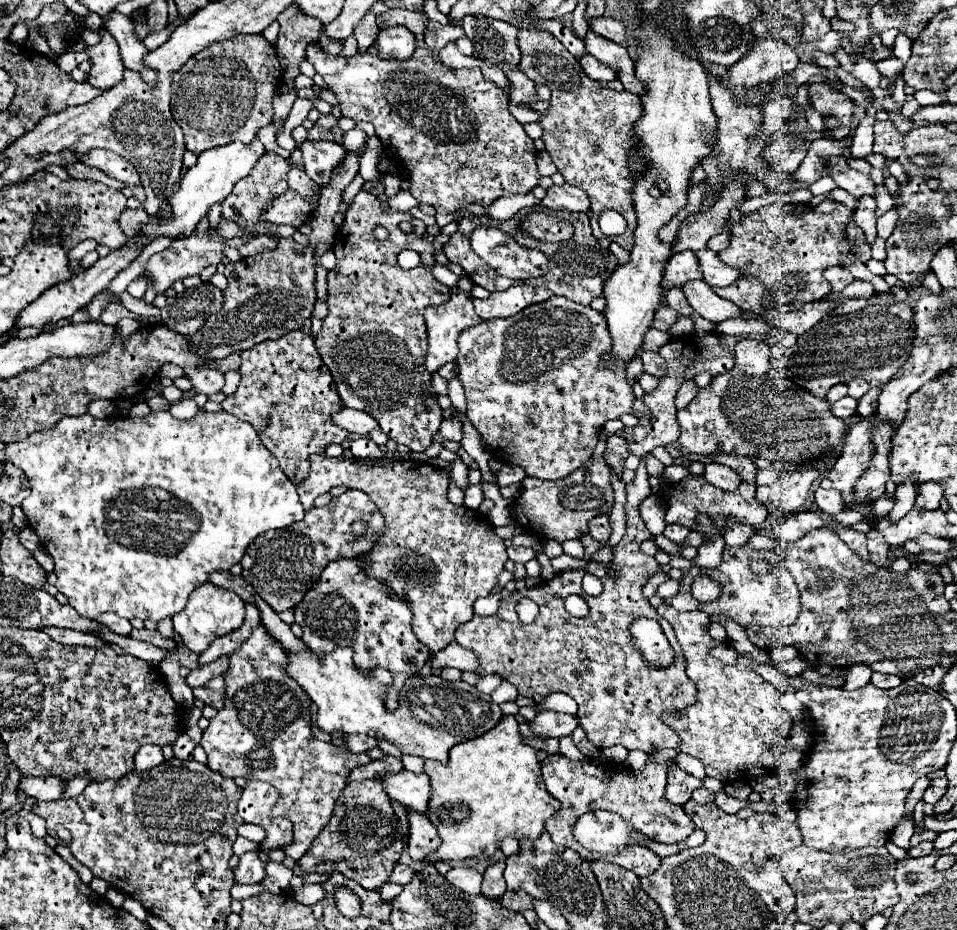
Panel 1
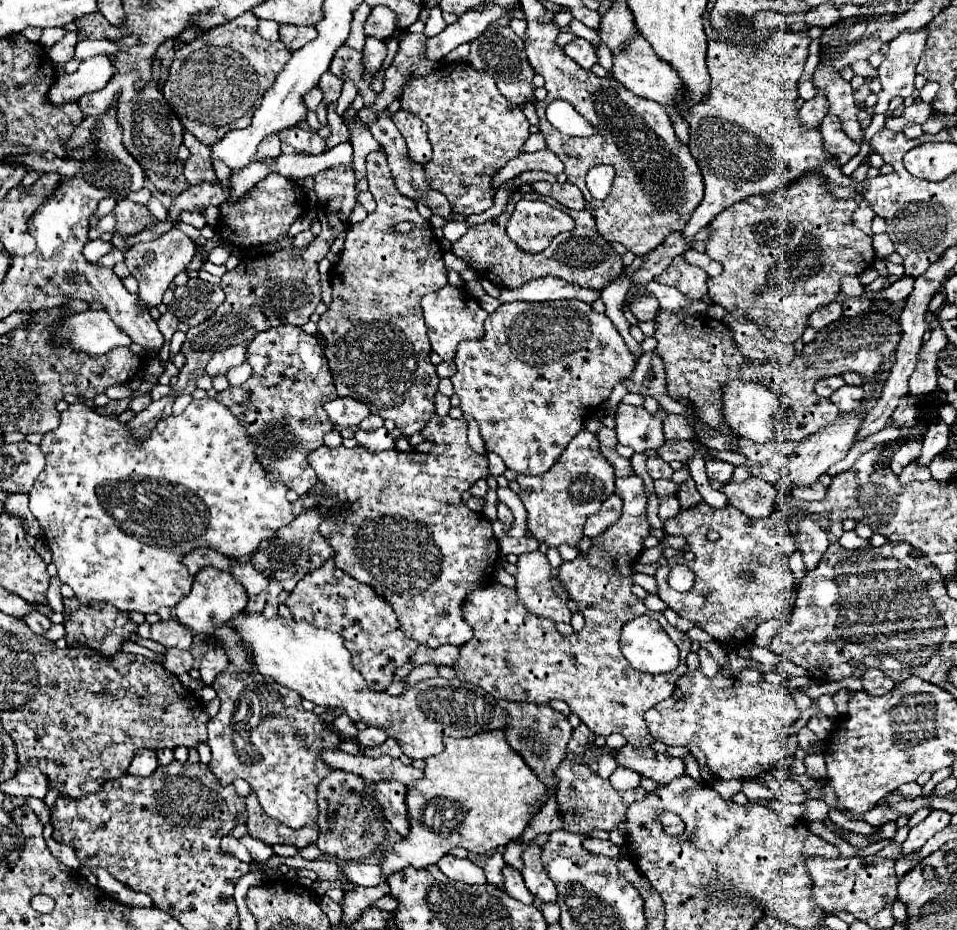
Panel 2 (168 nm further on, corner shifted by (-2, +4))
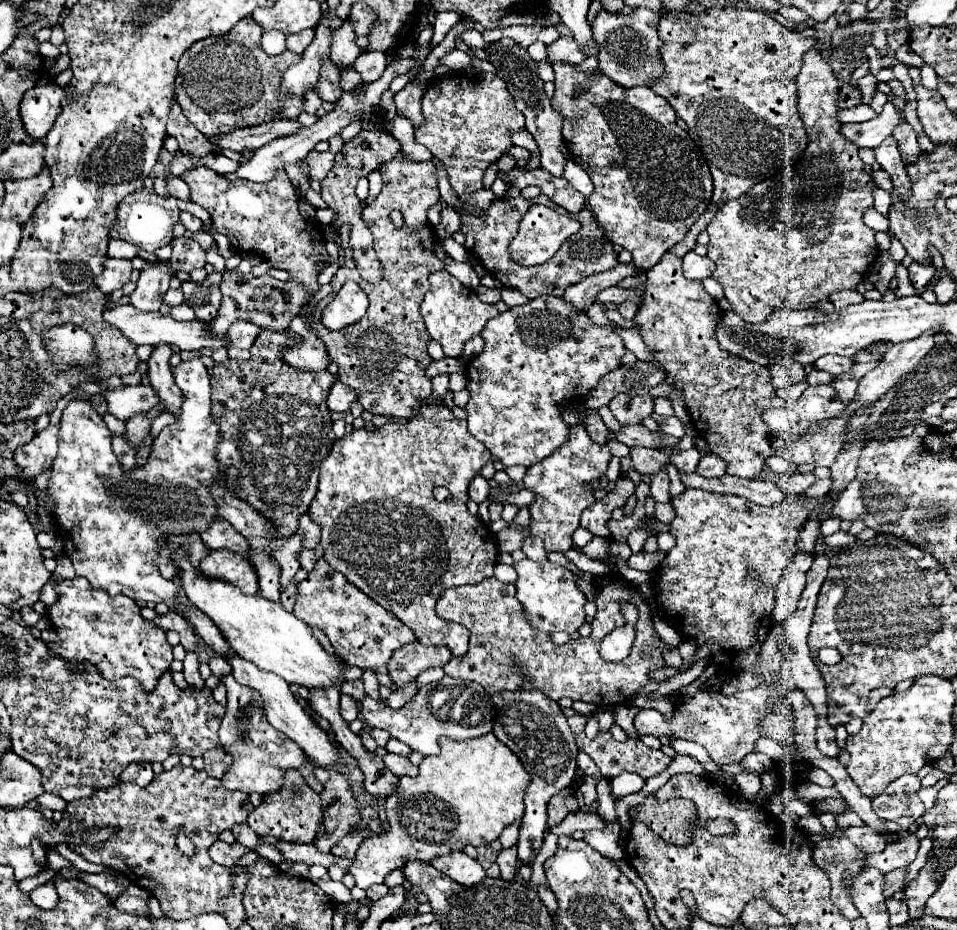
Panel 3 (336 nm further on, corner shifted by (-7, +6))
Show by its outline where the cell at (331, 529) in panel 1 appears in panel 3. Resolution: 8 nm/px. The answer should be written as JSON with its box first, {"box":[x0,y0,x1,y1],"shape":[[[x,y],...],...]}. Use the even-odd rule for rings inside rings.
{"box":[299,546,323,572],"shape":[[[317,546],[315,552],[303,548],[303,550],[301,550],[301,556],[299,556],[299,562],[301,562],[301,566],[303,566],[307,572],[311,572],[313,566],[315,566],[315,562],[317,562],[321,556],[323,556],[323,548],[321,548],[321,546]]]}

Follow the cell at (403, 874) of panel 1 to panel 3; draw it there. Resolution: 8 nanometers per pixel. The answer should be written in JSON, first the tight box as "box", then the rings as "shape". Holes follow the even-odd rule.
{"box":[275,842,351,868],"shape":[[[277,842],[275,848],[285,856],[285,860],[301,860],[305,862],[307,866],[313,866],[313,864],[321,864],[321,866],[331,866],[333,862],[341,864],[343,868],[349,868],[351,866],[351,860],[349,858],[337,858],[333,854],[323,854],[321,850],[317,850],[313,844],[291,844],[291,842]]]}

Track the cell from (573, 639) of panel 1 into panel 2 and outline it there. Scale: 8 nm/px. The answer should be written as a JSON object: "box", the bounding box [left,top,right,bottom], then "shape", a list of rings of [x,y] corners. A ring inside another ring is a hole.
{"box":[454,478,692,748],"shape":[[[616,478],[616,494],[624,502],[620,520],[602,536],[596,536],[588,552],[558,568],[558,578],[584,614],[586,626],[580,632],[562,636],[552,620],[530,616],[530,612],[522,608],[516,588],[492,584],[466,596],[462,616],[472,626],[474,638],[460,648],[460,660],[454,668],[460,680],[480,686],[494,698],[538,704],[560,698],[596,736],[606,738],[618,732],[636,748],[652,748],[654,736],[646,730],[644,714],[674,694],[676,678],[688,670],[686,656],[690,654],[692,640],[686,632],[676,630],[662,618],[662,628],[680,648],[680,666],[674,672],[638,672],[630,668],[630,662],[622,656],[618,636],[624,622],[640,614],[654,618],[658,612],[648,610],[644,602],[630,592],[632,562],[642,554],[642,542],[650,536],[650,524],[646,520],[648,496],[642,478]]]}

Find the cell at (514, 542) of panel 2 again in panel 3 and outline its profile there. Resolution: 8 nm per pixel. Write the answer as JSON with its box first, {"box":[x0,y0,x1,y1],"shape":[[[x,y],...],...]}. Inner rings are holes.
{"box":[521,536,547,562],"shape":[[[529,536],[529,538],[523,542],[521,550],[525,552],[525,556],[527,556],[529,560],[535,560],[535,562],[543,562],[543,560],[547,560],[547,550],[545,550],[541,538]]]}

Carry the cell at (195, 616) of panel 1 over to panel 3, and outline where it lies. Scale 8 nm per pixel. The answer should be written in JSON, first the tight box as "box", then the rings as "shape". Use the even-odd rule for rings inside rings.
{"box":[199,550,259,594],"shape":[[[229,550],[209,552],[207,558],[201,560],[199,568],[213,578],[223,578],[237,584],[243,594],[259,592],[259,578],[255,566],[247,562],[247,558],[239,558],[239,554],[231,554]]]}

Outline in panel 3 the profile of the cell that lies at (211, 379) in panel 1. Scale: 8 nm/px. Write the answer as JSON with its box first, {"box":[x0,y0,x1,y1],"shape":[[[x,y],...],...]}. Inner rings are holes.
{"box":[227,322,261,348],"shape":[[[233,322],[229,326],[229,332],[227,332],[227,338],[229,338],[229,346],[237,346],[237,348],[251,348],[255,338],[259,336],[261,328],[259,326],[253,326],[253,322]]]}

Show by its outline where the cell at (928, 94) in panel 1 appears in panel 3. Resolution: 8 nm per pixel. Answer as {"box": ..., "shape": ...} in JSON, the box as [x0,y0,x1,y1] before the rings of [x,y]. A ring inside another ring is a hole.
{"box":[919,66,937,90],"shape":[[[921,66],[919,68],[921,70],[921,84],[927,88],[927,90],[937,90],[937,74],[935,74],[935,70],[933,68],[929,68],[929,66]]]}

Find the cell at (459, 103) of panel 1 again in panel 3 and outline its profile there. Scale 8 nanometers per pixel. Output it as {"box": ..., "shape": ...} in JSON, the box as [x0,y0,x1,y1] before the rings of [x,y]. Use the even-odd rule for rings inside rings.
{"box":[415,70,525,194],"shape":[[[463,70],[429,84],[423,96],[423,118],[425,124],[415,128],[415,138],[443,162],[449,184],[457,194],[481,190],[487,166],[511,146],[509,132],[525,126],[525,118],[515,108],[507,84],[501,78]]]}

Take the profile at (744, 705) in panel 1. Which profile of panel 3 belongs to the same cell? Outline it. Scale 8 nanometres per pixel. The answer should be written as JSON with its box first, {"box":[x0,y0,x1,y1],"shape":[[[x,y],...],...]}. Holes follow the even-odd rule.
{"box":[635,686,789,764],"shape":[[[757,686],[753,690],[739,692],[735,696],[723,696],[721,692],[699,692],[687,702],[675,706],[673,720],[667,722],[657,710],[653,708],[639,708],[635,716],[635,728],[639,734],[653,734],[653,736],[677,736],[685,740],[693,740],[701,744],[713,758],[715,764],[739,764],[749,752],[755,748],[755,740],[759,738],[759,724],[765,716],[773,712],[787,712],[789,700],[783,696],[779,698],[771,710],[767,710],[767,698],[771,694],[771,686]]]}

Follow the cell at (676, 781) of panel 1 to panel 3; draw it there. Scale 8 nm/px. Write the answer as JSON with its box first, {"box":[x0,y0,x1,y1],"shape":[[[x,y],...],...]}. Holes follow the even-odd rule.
{"box":[563,708,671,780],"shape":[[[563,708],[563,714],[565,714],[565,718],[567,718],[571,730],[575,732],[575,740],[577,740],[579,750],[585,752],[587,756],[591,756],[591,760],[597,764],[597,768],[601,770],[603,778],[607,778],[607,780],[615,778],[615,776],[621,774],[621,772],[635,772],[635,774],[639,774],[641,778],[651,778],[651,776],[663,772],[663,770],[669,766],[669,762],[671,762],[671,758],[665,756],[661,750],[649,748],[649,746],[645,746],[641,740],[627,738],[625,742],[617,742],[617,740],[611,736],[611,732],[599,732],[593,740],[589,740],[589,738],[585,738],[585,734],[583,734],[587,716],[577,714],[573,708]]]}

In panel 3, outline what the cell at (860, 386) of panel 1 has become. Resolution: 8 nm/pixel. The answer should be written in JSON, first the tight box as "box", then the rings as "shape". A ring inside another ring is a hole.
{"box":[815,354,853,376],"shape":[[[828,354],[822,356],[815,362],[815,368],[837,376],[841,372],[849,372],[851,370],[851,364],[853,362],[849,360],[849,357]]]}

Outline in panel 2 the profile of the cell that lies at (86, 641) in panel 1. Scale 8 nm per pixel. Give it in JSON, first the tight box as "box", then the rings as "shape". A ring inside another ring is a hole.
{"box":[24,614,52,634],"shape":[[[30,614],[30,616],[26,616],[24,622],[26,622],[28,628],[30,628],[32,632],[36,632],[36,634],[46,634],[46,632],[50,630],[50,626],[52,626],[50,618],[48,618],[48,616],[42,616],[42,614]]]}

